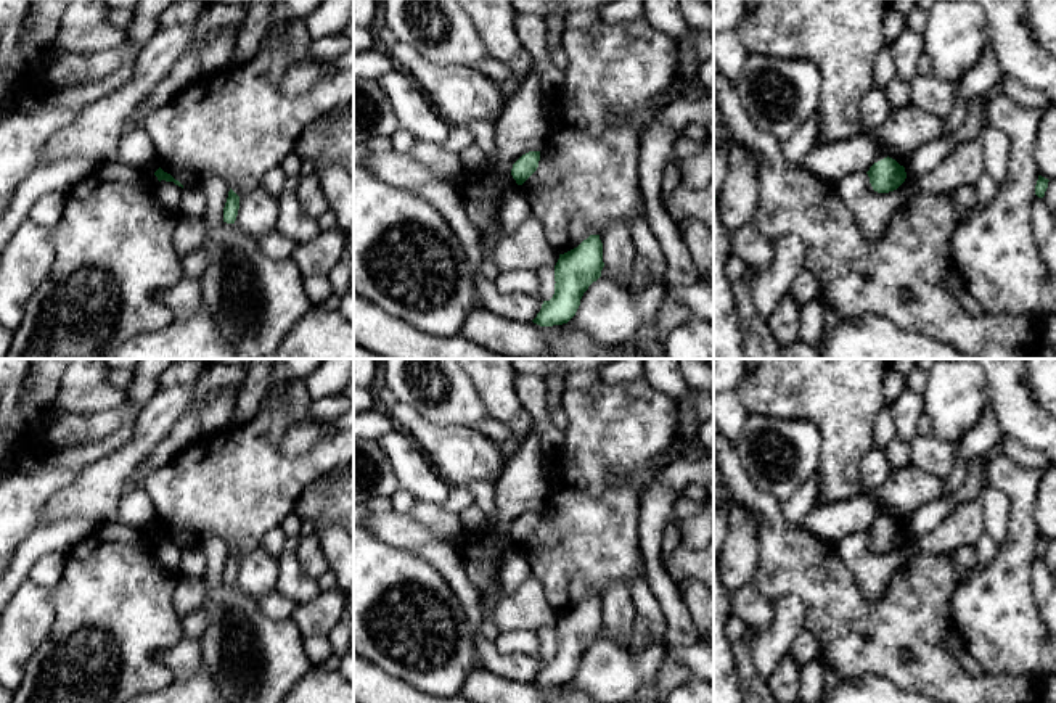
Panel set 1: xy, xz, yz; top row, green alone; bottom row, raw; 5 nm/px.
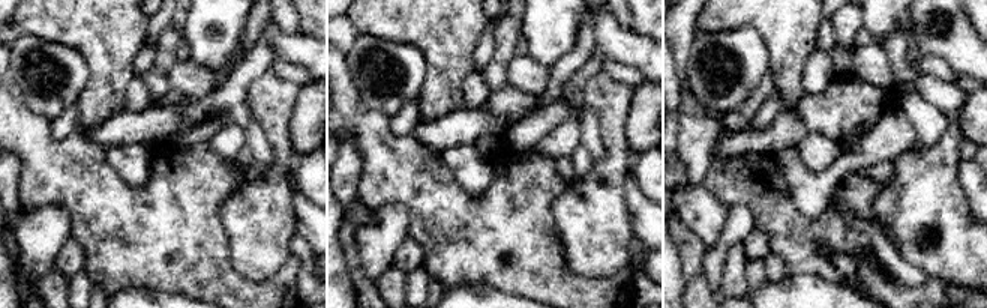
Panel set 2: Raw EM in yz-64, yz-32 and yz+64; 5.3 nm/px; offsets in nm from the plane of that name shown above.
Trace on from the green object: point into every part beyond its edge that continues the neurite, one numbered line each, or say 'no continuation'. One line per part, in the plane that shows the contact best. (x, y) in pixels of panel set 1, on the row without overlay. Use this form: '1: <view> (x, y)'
no continuation

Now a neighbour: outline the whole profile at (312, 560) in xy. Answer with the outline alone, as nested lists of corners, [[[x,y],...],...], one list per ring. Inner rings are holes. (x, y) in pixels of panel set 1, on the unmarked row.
[[[317,532],[309,534],[299,541],[297,560],[302,571],[313,579],[318,579],[321,574],[329,571],[329,566]]]

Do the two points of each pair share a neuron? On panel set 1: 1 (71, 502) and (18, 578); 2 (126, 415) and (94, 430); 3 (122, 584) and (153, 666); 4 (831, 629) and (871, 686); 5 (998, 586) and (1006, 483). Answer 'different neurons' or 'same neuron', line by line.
1: different neurons
2: same neuron
3: same neuron
4: different neurons
5: same neuron

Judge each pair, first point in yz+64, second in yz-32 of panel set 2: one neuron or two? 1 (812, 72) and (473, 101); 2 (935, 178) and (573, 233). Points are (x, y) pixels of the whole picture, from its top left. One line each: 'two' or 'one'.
1: one
2: one

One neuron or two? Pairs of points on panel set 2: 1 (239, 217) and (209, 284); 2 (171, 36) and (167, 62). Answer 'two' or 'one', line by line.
1: two
2: one

